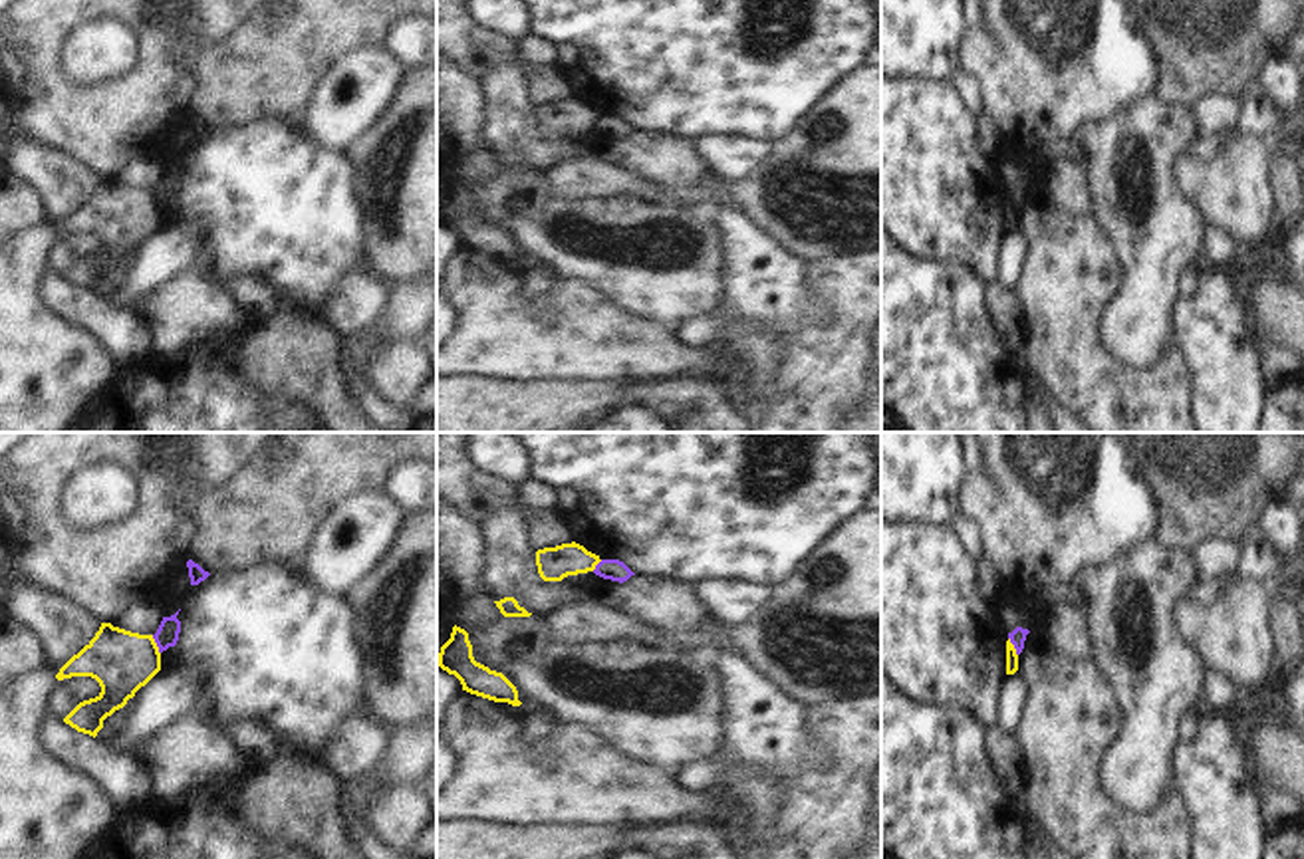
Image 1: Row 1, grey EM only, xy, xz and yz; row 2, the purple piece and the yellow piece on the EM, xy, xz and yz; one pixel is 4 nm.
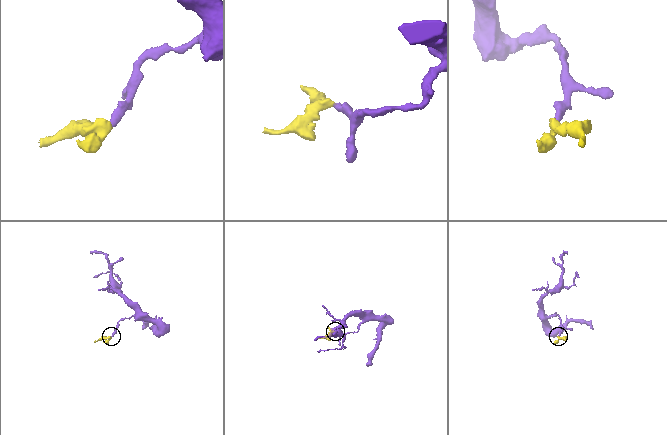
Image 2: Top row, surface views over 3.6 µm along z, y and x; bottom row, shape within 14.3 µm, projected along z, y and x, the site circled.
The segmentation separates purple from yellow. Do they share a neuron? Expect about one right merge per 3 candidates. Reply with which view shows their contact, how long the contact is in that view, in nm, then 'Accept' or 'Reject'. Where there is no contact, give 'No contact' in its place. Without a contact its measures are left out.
Touches purple in xy. Shared border 90 nm. Reject.

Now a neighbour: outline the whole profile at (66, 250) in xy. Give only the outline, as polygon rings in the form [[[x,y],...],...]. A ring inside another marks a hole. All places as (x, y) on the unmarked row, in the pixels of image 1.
[[[71,232],[58,236],[46,252],[46,270],[62,276],[83,256],[99,252],[101,242],[91,232]]]

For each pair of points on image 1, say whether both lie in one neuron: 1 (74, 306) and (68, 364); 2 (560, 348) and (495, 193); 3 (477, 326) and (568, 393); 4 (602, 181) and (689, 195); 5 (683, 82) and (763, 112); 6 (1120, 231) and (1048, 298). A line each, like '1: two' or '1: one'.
1: two
2: two
3: two
4: one
5: one
6: two

